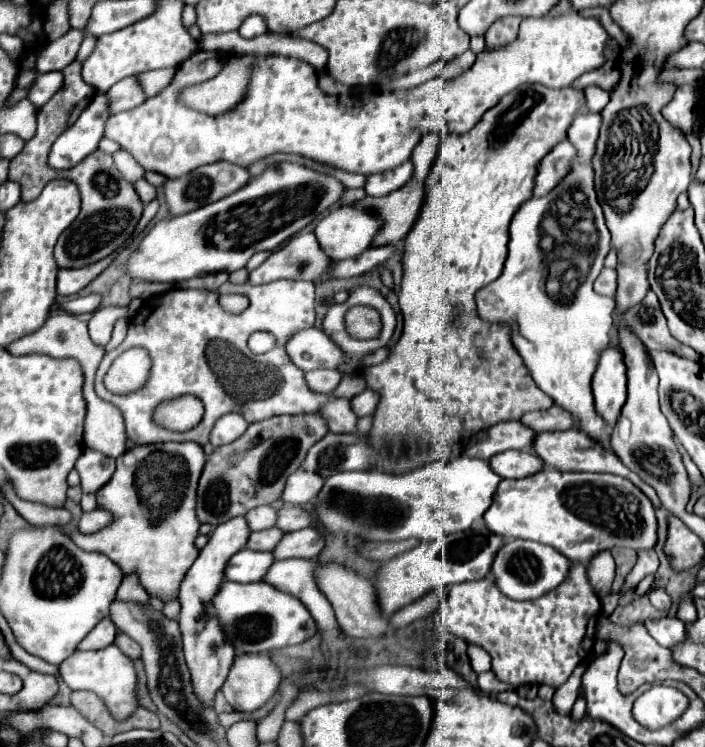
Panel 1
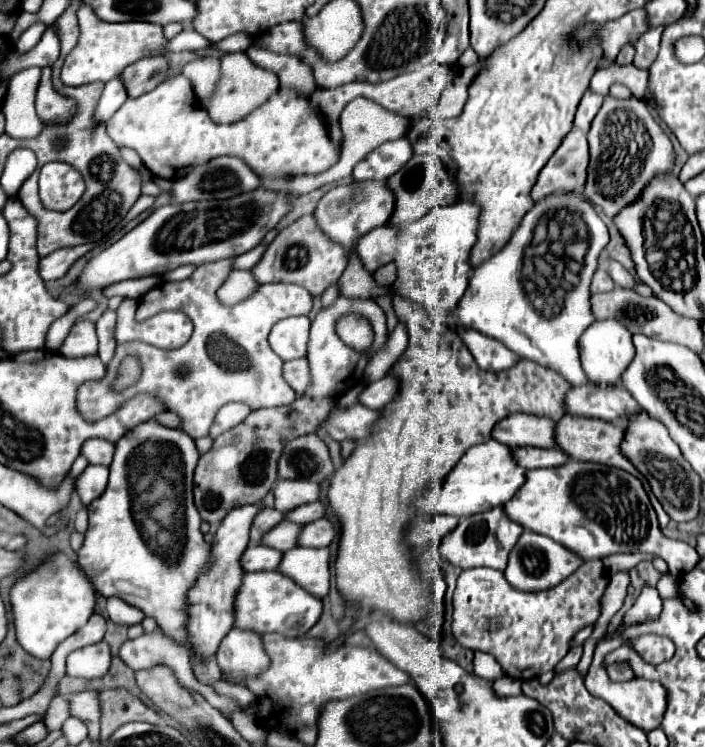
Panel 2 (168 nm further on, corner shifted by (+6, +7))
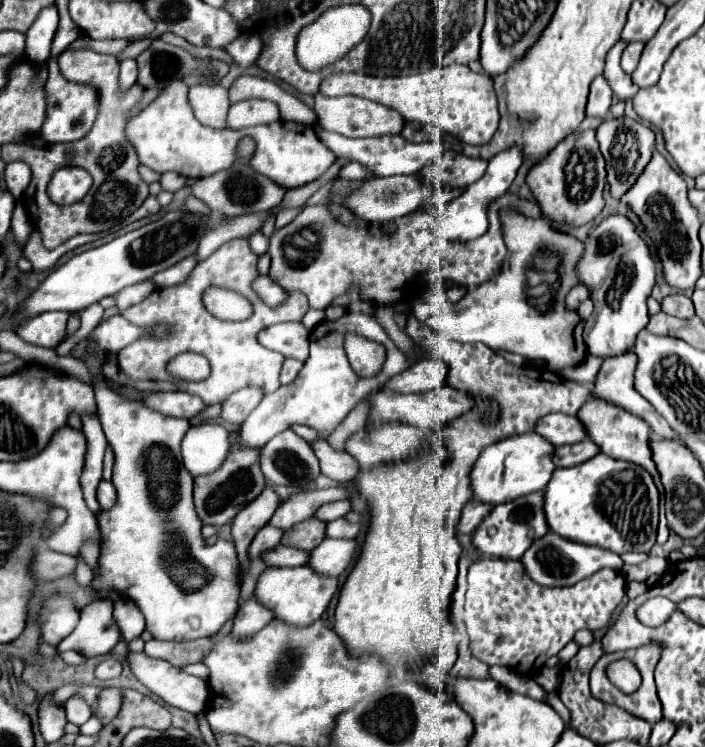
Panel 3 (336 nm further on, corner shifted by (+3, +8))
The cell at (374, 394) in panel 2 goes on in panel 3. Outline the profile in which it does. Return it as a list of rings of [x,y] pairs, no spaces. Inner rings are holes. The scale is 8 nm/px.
[[[429,358],[429,360],[417,360],[413,368],[401,372],[401,376],[395,376],[395,380],[389,382],[389,390],[395,392],[427,392],[433,388],[439,388],[447,382],[447,364],[443,358]]]

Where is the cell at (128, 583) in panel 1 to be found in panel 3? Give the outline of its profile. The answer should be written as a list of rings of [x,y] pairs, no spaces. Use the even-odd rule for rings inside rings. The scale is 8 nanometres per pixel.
[[[117,600],[115,602],[115,620],[121,628],[123,642],[129,646],[131,640],[139,638],[145,630],[145,620],[141,616],[141,610],[131,600]]]

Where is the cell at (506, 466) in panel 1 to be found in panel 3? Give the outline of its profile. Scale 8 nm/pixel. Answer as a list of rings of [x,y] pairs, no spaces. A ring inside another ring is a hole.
[[[583,440],[579,444],[571,446],[559,446],[557,448],[557,466],[577,466],[585,460],[597,456],[601,450],[593,440]]]

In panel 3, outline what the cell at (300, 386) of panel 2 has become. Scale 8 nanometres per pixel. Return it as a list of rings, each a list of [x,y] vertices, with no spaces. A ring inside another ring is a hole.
[[[287,358],[287,360],[283,362],[283,368],[281,368],[281,384],[293,382],[293,380],[297,378],[297,374],[299,374],[301,368],[303,368],[303,362],[293,360],[293,358]]]

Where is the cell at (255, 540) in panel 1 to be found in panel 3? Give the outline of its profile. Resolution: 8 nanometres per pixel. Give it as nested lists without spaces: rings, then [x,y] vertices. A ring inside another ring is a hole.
[[[309,518],[309,520],[297,524],[295,528],[291,528],[289,532],[285,532],[281,544],[311,552],[313,548],[317,548],[323,542],[325,526],[327,526],[327,522],[321,522],[317,518]]]

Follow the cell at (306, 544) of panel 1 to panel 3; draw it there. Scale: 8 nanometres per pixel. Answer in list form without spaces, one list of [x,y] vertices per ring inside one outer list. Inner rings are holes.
[[[349,512],[339,520],[327,524],[327,538],[357,538],[361,532],[361,514]]]

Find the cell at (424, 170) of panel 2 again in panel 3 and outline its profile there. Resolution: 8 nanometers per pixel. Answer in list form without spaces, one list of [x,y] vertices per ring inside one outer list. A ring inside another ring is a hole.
[[[445,150],[441,160],[425,166],[419,176],[423,182],[443,182],[447,188],[463,188],[479,180],[487,170],[487,160],[471,158],[455,150]]]

